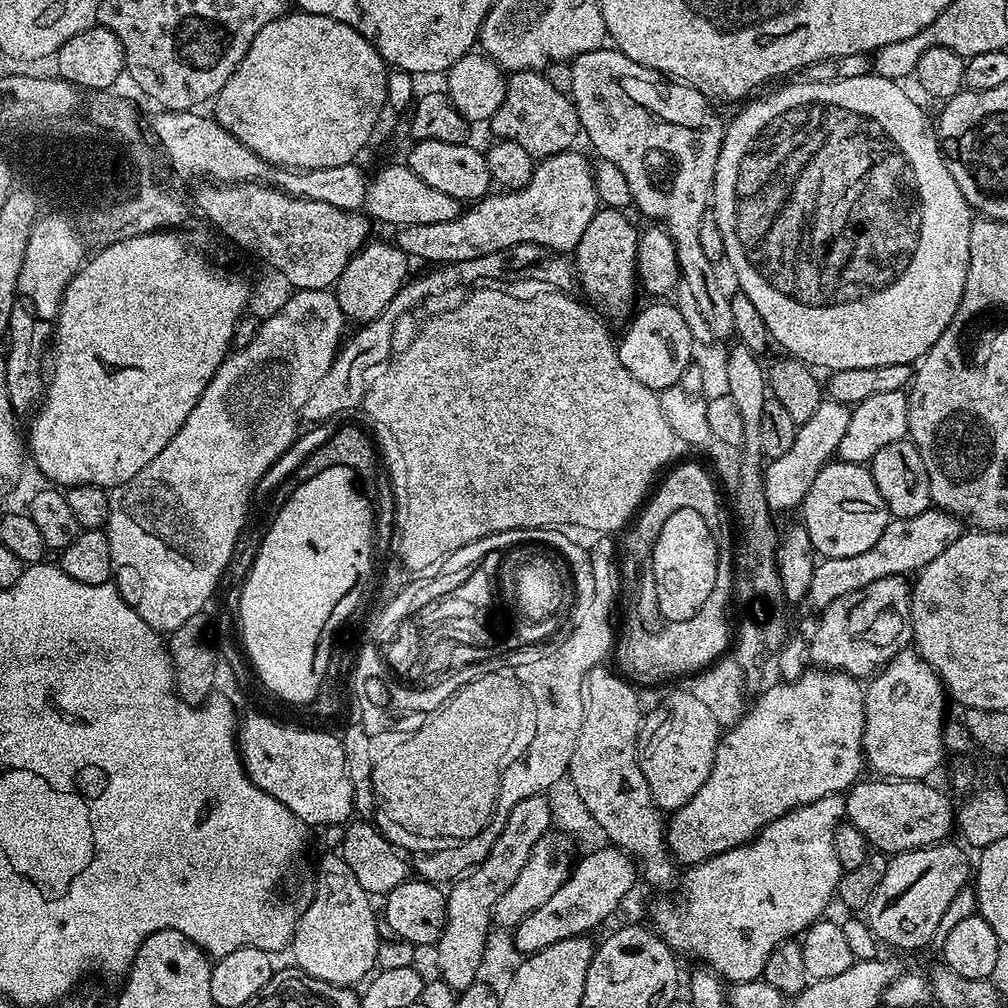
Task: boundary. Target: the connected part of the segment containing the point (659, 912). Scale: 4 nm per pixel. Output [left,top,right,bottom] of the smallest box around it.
[651,794,845,984]

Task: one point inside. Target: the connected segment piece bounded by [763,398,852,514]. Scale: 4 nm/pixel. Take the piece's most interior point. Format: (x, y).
(787, 480)

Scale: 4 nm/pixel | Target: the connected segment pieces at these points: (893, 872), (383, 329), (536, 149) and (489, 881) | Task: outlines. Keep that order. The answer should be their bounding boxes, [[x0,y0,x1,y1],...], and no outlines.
[[866,842,970,948],[302,244,574,424],[490,70,581,158],[434,795,552,990]]

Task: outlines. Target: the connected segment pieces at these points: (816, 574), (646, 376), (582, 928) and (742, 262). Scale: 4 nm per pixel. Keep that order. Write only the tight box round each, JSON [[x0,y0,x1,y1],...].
[[807,506,965,610],[616,302,694,394],[514,846,638,954],[710,74,974,373]]

